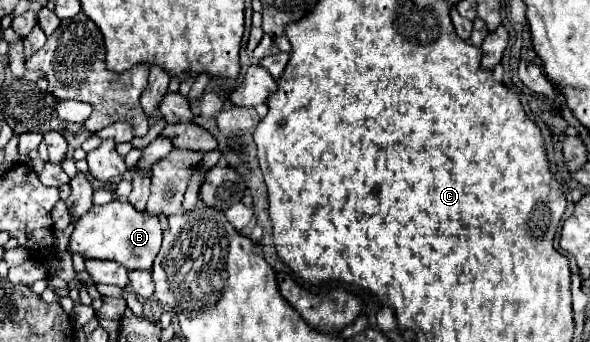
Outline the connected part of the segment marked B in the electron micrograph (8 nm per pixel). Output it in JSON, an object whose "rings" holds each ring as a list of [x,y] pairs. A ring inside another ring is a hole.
{"rings":[[[112,200],[104,206],[92,206],[78,222],[76,228],[70,236],[70,244],[68,250],[70,252],[78,252],[84,258],[98,258],[98,260],[114,260],[122,266],[126,266],[128,270],[152,270],[154,258],[160,252],[160,244],[162,244],[162,226],[158,216],[150,216],[150,212],[140,212],[136,208],[132,208],[132,204],[124,202],[124,200]]]}

